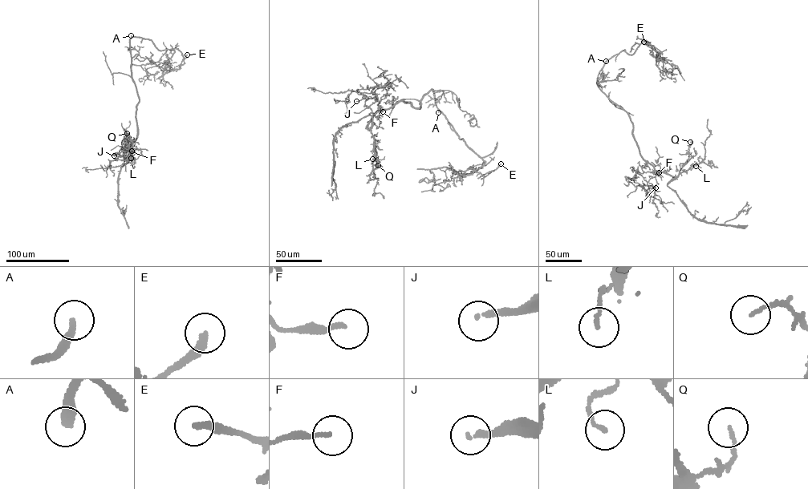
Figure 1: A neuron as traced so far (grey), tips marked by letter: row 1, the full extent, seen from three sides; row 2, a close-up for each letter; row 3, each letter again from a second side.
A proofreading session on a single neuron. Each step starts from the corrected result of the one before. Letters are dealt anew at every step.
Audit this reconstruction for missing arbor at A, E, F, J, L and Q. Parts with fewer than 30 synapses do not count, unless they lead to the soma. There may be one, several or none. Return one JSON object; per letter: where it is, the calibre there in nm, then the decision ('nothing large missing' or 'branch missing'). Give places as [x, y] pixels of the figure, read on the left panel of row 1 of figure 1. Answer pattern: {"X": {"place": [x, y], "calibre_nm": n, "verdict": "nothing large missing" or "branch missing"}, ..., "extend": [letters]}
{"A": {"place": [131, 35], "calibre_nm": 320, "verdict": "branch missing"}, "E": {"place": [187, 54], "calibre_nm": 280, "verdict": "nothing large missing"}, "F": {"place": [131, 151], "calibre_nm": 160, "verdict": "branch missing"}, "J": {"place": [114, 155], "calibre_nm": 190, "verdict": "branch missing"}, "L": {"place": [131, 158], "calibre_nm": 140, "verdict": "nothing large missing"}, "Q": {"place": [127, 133], "calibre_nm": 110, "verdict": "nothing large missing"}, "extend": ["A", "F", "J"]}

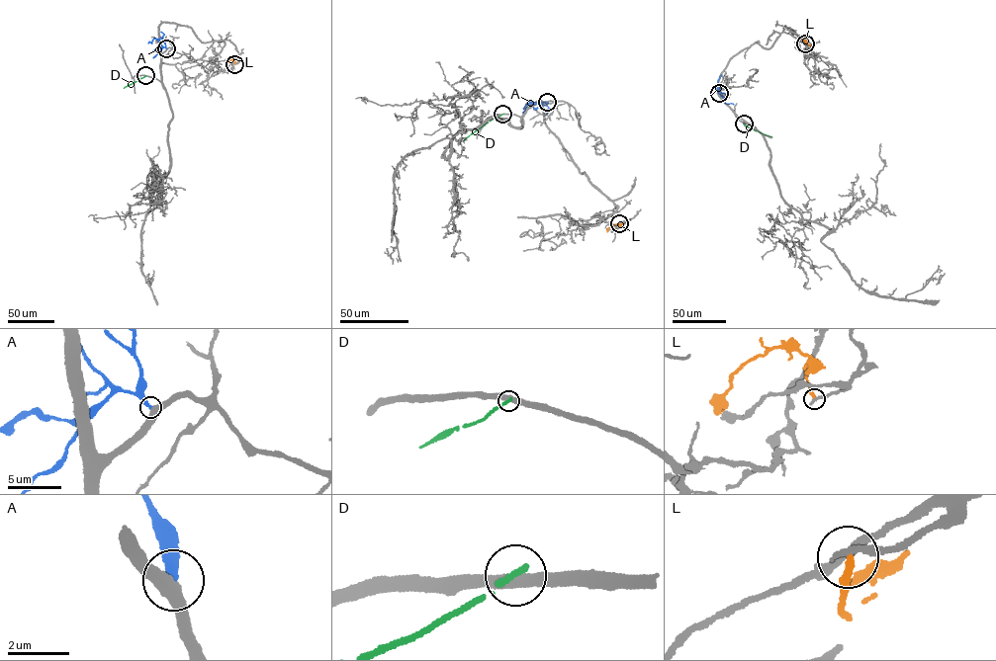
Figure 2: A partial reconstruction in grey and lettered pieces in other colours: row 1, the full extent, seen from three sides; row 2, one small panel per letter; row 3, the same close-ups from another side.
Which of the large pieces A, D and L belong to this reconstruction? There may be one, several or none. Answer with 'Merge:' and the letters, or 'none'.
Merge: A

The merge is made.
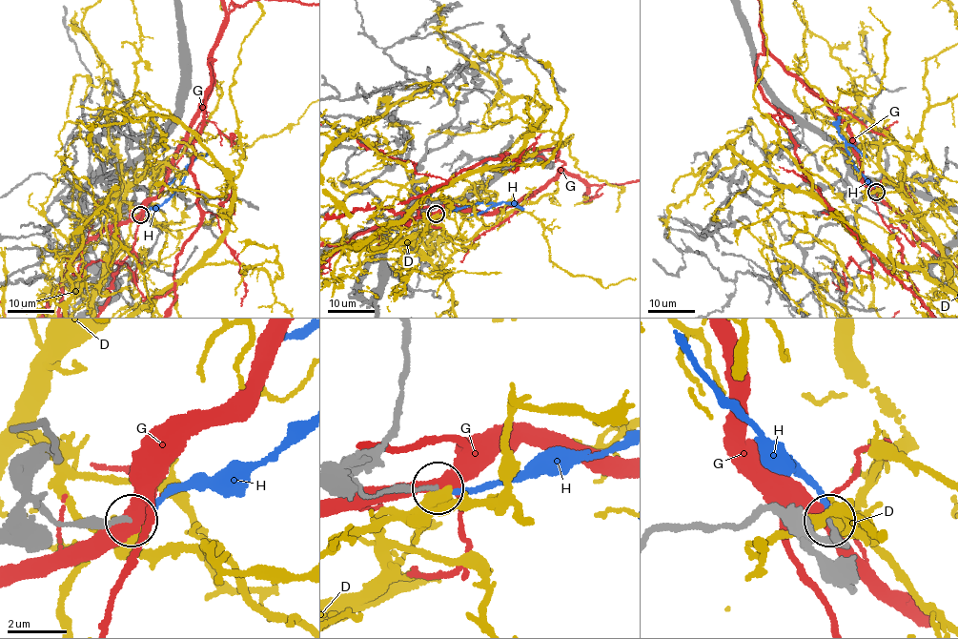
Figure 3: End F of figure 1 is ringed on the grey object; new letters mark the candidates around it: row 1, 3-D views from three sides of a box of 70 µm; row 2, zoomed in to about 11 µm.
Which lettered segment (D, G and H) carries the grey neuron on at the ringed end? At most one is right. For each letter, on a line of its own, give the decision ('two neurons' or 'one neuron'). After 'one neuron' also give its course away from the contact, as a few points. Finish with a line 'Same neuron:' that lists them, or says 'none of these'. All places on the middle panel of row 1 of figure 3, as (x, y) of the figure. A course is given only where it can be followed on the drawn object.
D: two neurons
G: two neurons
H: one neuron
Same neuron: H

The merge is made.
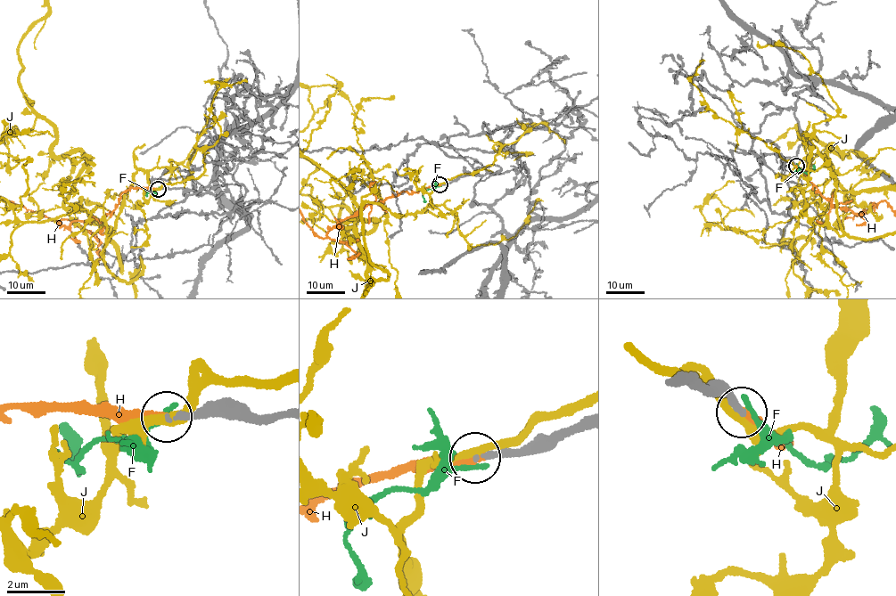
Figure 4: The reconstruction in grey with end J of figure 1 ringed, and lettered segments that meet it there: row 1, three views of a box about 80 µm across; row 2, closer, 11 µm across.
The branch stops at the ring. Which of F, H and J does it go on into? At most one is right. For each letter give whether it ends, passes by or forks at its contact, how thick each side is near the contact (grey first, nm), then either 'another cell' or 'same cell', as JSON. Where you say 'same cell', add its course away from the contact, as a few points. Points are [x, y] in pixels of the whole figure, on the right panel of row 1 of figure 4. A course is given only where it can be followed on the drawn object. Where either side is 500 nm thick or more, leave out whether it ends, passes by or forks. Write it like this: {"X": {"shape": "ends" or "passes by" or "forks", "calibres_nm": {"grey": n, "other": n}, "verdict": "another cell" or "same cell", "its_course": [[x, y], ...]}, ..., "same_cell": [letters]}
{"F": {"shape": "ends", "calibres_nm": {"grey": 190, "other": 200}, "verdict": "another cell"}, "H": {"shape": "ends", "calibres_nm": {"grey": 280, "other": 280}, "verdict": "same cell", "its_course": [[795, 165], [805, 171], [834, 207], [847, 208], [860, 216], [868, 209], [869, 202], [883, 200]]}, "J": {"shape": "passes by", "calibres_nm": {"grey": 300, "other": 300}, "verdict": "another cell"}, "same_cell": ["H"]}

